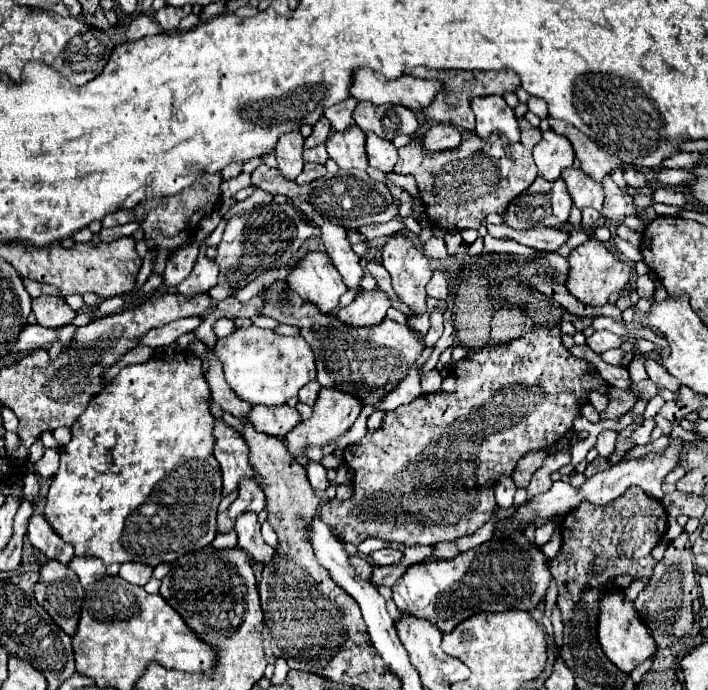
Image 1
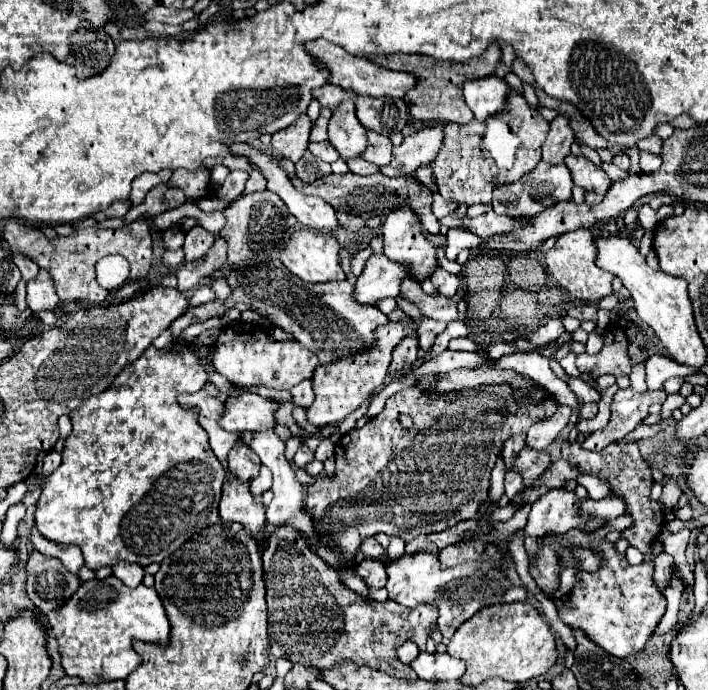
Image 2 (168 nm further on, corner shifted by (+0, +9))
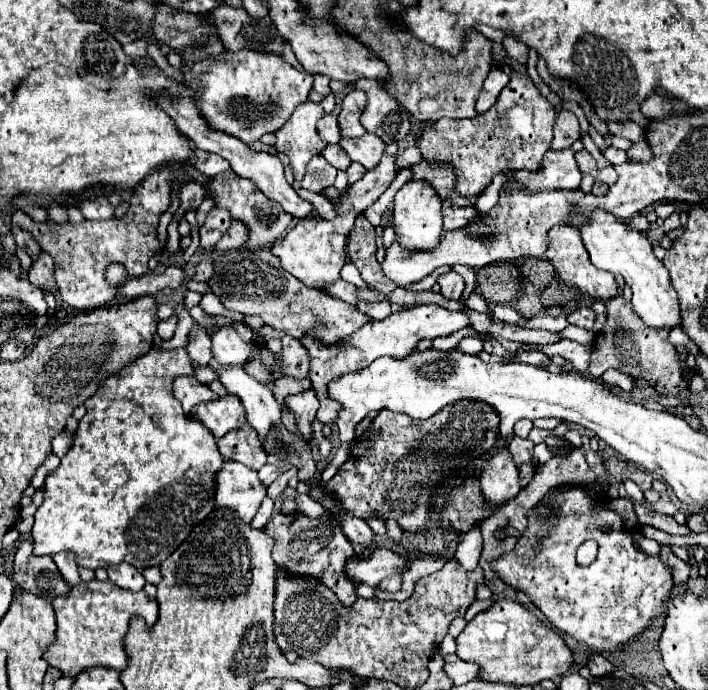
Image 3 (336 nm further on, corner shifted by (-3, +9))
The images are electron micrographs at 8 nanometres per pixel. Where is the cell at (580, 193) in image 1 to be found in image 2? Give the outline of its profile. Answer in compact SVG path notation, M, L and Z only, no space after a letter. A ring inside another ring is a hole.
M567 156L565 166L571 170L575 186L583 188L585 192L605 194L611 186L611 180L607 178L607 174L585 156Z

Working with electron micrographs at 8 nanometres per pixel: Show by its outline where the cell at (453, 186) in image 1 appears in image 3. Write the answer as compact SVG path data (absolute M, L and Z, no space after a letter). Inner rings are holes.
M512 74L512 80L488 112L470 120L442 118L434 122L428 130L424 130L418 148L430 162L450 162L458 176L454 190L462 196L476 196L504 168L538 170L544 154L550 150L554 124L554 104L540 94L528 74Z

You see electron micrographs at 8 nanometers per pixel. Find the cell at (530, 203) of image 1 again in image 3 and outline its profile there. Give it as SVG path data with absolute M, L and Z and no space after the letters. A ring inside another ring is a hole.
M572 148L566 150L550 150L544 154L542 164L536 172L518 170L508 178L508 182L522 182L526 190L576 190L580 186L580 170L574 160Z

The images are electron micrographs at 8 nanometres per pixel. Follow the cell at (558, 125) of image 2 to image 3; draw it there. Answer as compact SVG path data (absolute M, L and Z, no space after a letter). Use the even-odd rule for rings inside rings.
M560 110L556 126L554 126L552 150L570 148L578 138L580 138L580 126L578 126L576 116L570 110Z

